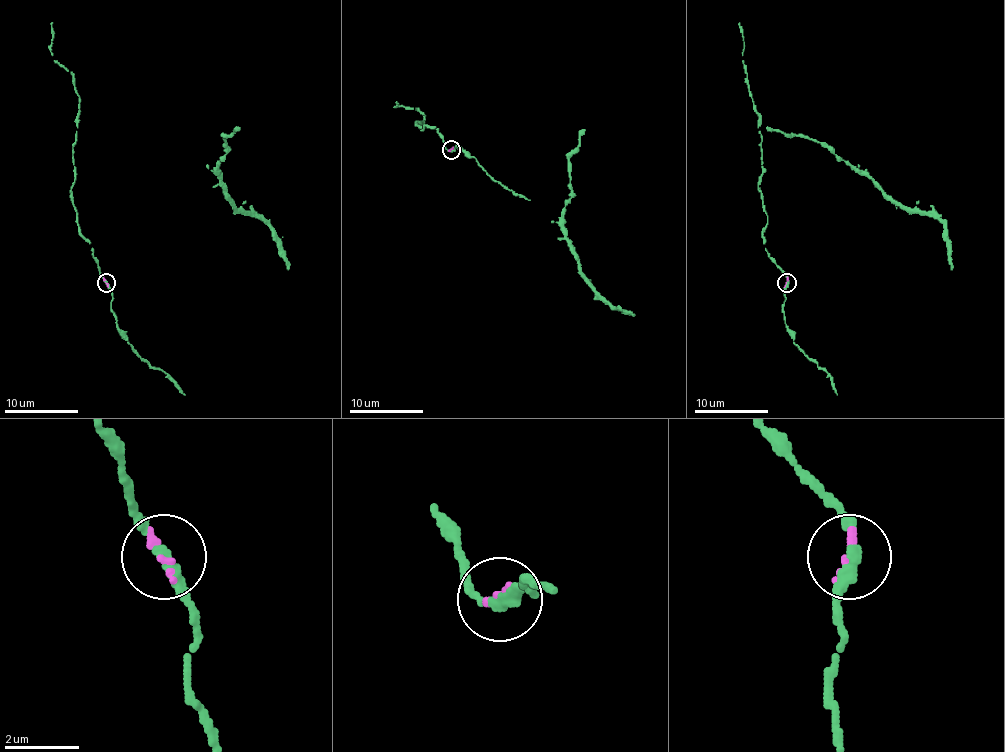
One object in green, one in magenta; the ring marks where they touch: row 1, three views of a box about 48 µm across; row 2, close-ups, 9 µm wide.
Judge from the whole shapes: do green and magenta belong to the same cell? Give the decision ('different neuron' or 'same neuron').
different neuron

